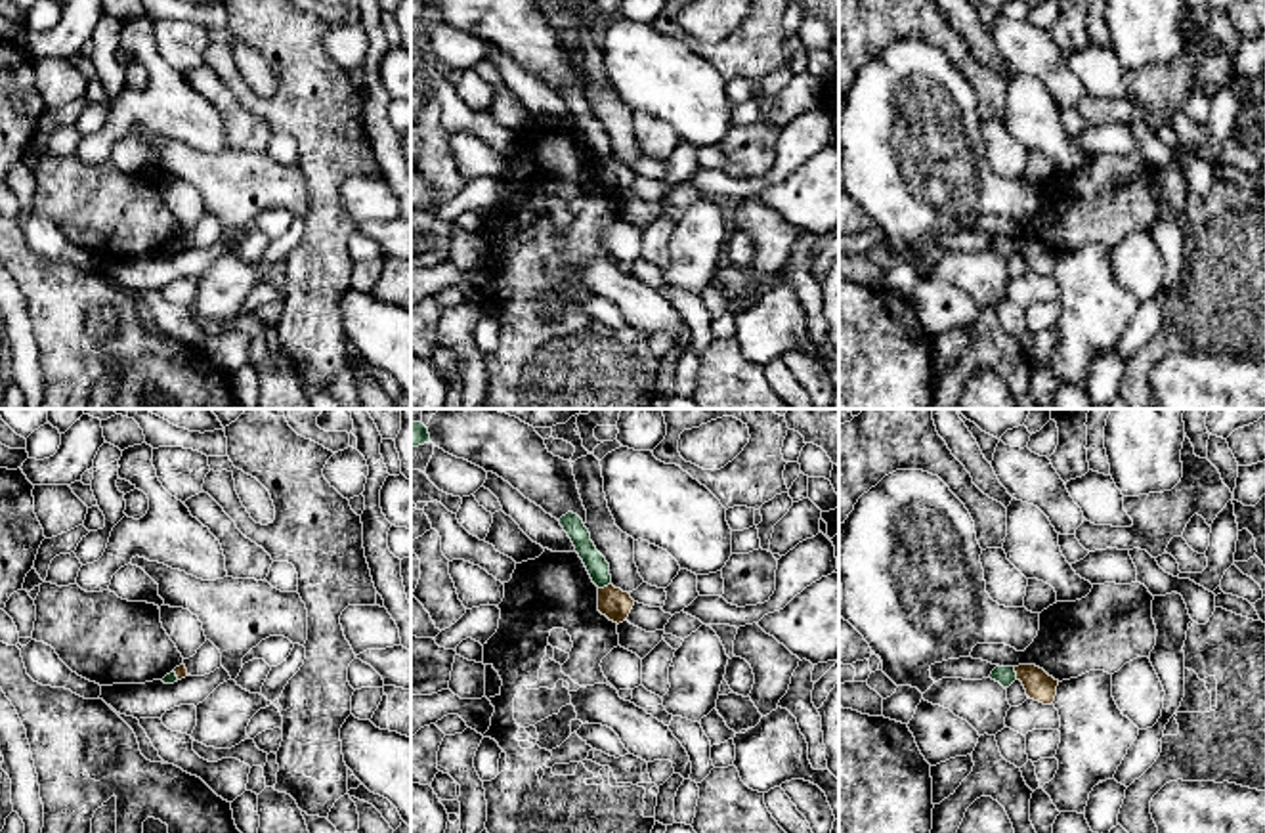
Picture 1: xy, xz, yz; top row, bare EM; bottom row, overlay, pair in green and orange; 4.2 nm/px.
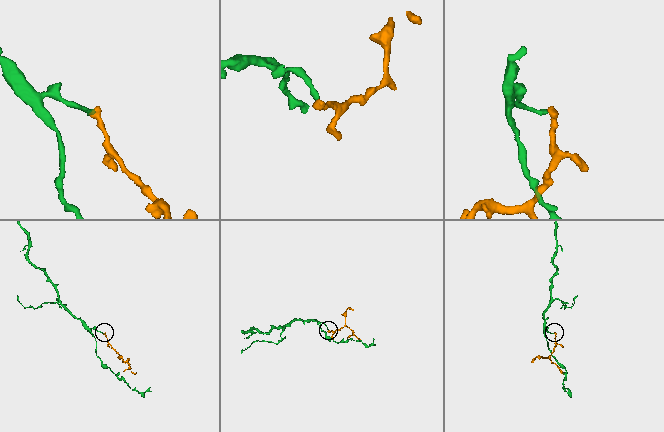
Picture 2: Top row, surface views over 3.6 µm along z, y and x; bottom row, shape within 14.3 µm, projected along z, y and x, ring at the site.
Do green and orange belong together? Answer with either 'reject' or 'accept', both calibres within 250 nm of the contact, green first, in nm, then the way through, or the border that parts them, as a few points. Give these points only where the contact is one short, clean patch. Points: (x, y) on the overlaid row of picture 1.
reject; 90 nm thick on the green side, 130 nm on the other; border along xz (610, 583), (599, 589)

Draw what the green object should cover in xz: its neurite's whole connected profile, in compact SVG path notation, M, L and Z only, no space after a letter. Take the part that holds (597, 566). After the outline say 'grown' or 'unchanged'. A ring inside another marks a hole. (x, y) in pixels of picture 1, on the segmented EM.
M568 512L558 522L564 527L564 531L568 533L568 537L571 539L575 552L583 560L592 583L598 588L611 585L610 564L596 550L594 543L590 541L590 533L585 527L583 520L577 514Z; unchanged

